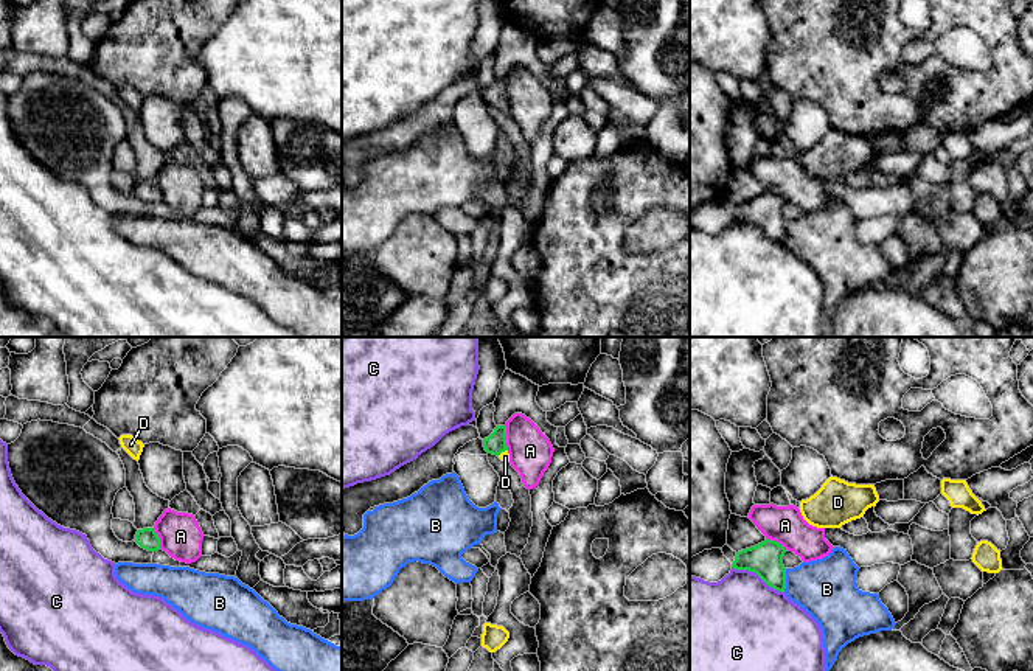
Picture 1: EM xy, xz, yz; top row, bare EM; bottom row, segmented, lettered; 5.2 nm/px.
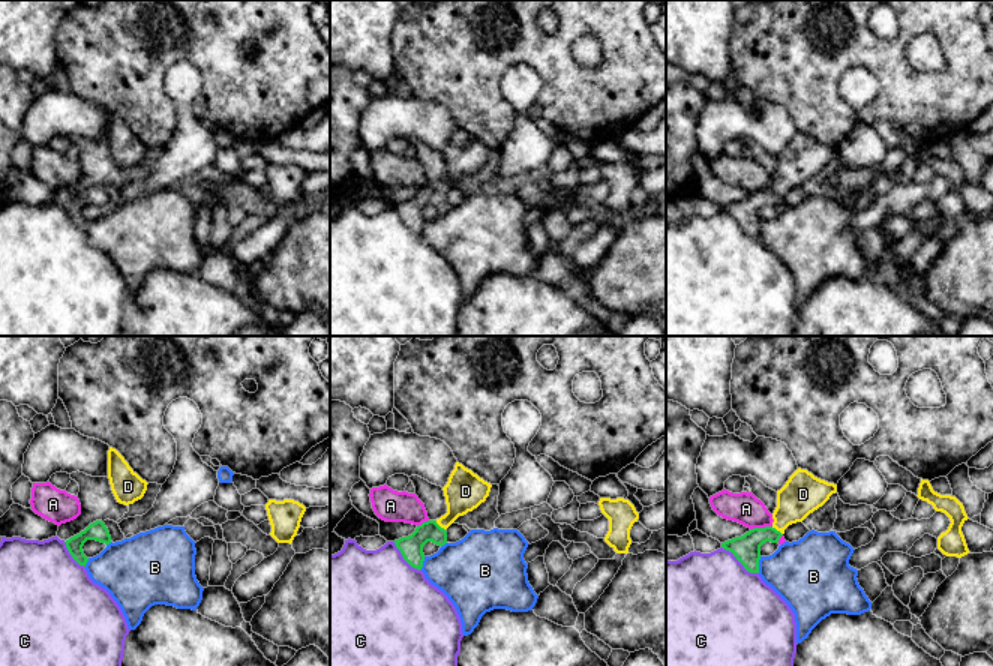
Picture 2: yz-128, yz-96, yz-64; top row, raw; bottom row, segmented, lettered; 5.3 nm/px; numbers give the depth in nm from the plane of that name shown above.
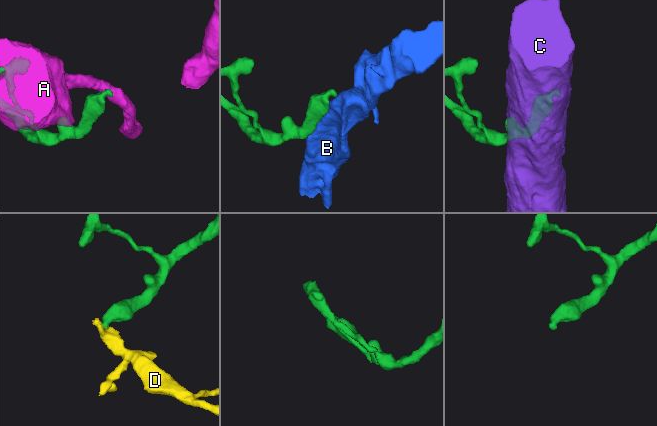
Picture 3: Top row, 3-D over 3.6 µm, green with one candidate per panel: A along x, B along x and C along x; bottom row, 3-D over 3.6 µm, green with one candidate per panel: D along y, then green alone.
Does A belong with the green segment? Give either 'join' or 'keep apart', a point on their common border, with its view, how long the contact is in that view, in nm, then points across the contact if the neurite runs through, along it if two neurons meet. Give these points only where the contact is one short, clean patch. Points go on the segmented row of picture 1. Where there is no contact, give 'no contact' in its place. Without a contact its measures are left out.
keep apart; contact xz (505, 438); length 130 nm; border xz (504, 426), (508, 449)

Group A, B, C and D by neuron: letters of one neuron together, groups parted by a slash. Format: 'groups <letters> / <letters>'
groups A / B / C / D

